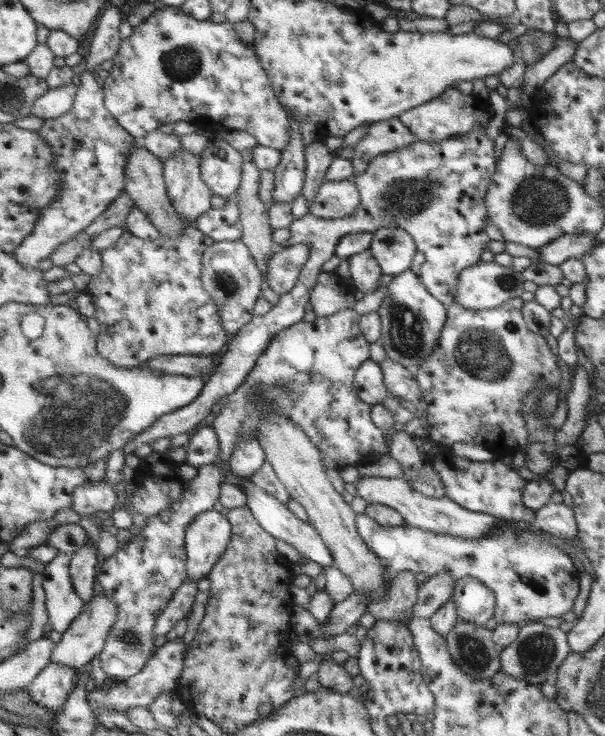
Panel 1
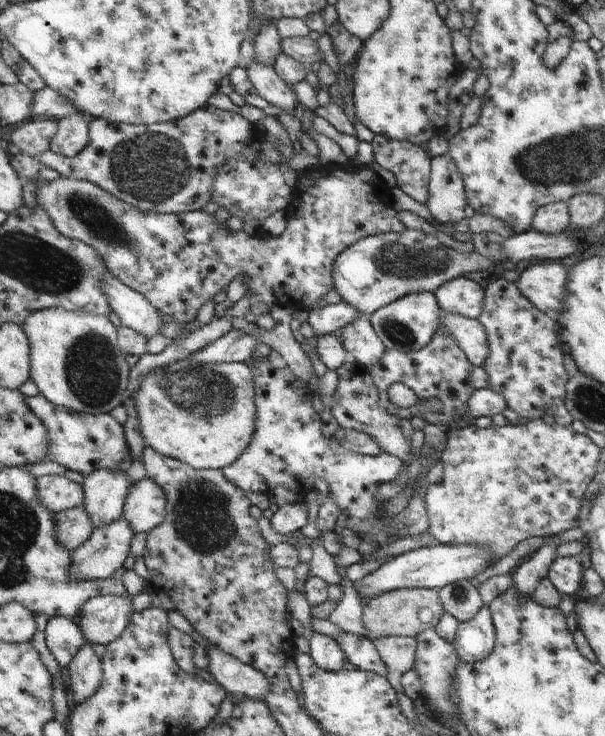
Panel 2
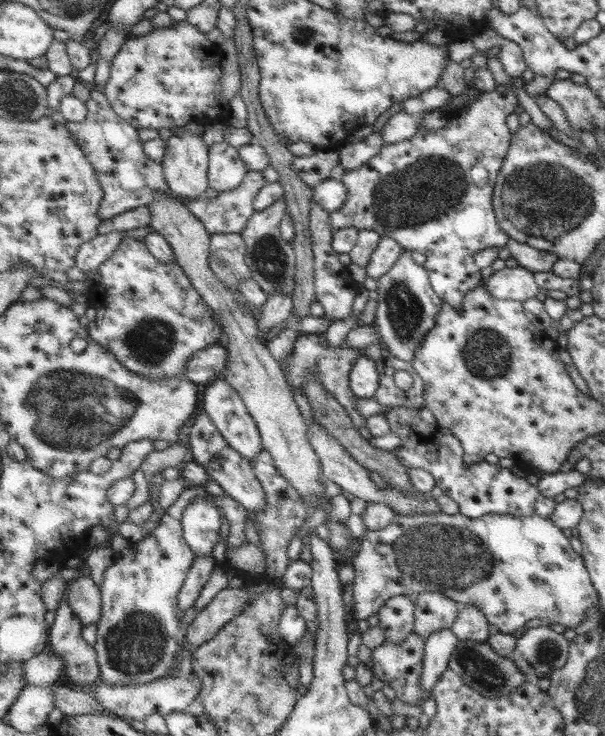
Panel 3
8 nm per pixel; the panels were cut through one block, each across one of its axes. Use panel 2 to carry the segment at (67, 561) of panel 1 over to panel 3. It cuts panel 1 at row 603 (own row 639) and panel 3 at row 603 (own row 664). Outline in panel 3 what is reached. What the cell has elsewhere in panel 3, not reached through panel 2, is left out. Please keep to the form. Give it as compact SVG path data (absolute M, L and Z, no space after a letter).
M65 598L61 602L61 608L57 610L55 624L51 626L51 642L55 654L63 656L67 662L67 676L73 682L73 686L81 684L93 684L101 680L101 664L99 654L95 646L89 646L83 640L83 622L75 614L73 606Z

